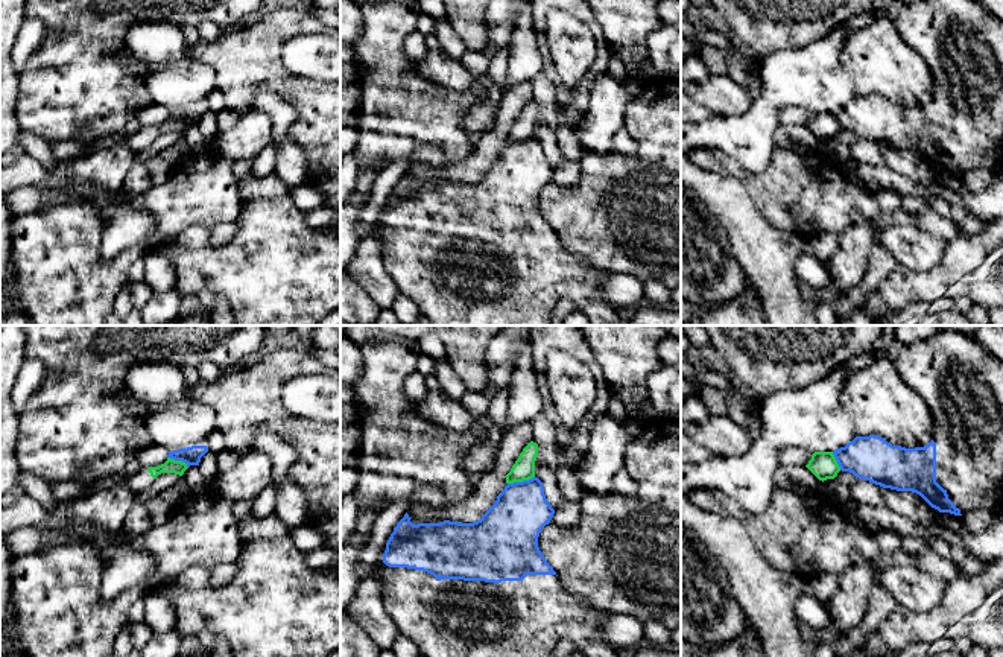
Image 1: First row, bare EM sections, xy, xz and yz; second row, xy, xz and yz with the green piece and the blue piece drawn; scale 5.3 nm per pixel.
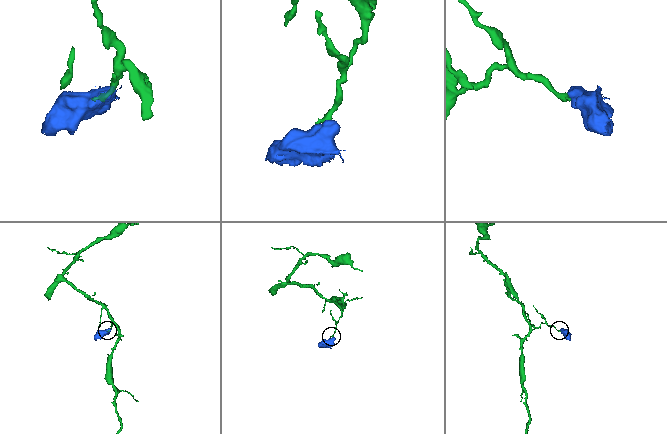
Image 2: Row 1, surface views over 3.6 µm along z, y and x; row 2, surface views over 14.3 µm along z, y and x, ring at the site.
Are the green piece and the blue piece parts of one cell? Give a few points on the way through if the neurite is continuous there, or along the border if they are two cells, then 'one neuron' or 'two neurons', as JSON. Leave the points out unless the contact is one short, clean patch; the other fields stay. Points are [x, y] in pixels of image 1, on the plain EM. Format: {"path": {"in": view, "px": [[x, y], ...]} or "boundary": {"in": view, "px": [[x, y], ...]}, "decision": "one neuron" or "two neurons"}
{"boundary": {"in": "xz", "px": [[534, 136], [508, 143]]}, "decision": "two neurons"}

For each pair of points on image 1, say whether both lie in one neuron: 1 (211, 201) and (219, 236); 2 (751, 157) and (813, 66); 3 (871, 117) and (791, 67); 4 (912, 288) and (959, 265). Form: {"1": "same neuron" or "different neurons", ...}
{"1": "different neurons", "2": "same neuron", "3": "different neurons", "4": "same neuron"}

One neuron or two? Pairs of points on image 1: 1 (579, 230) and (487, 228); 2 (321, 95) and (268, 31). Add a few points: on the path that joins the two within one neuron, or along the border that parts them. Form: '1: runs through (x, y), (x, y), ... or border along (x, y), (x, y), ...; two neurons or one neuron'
1: border along (538, 198), (543, 216), (556, 233); two neurons
2: runs through (300, 93), (268, 63), (268, 52); one neuron

